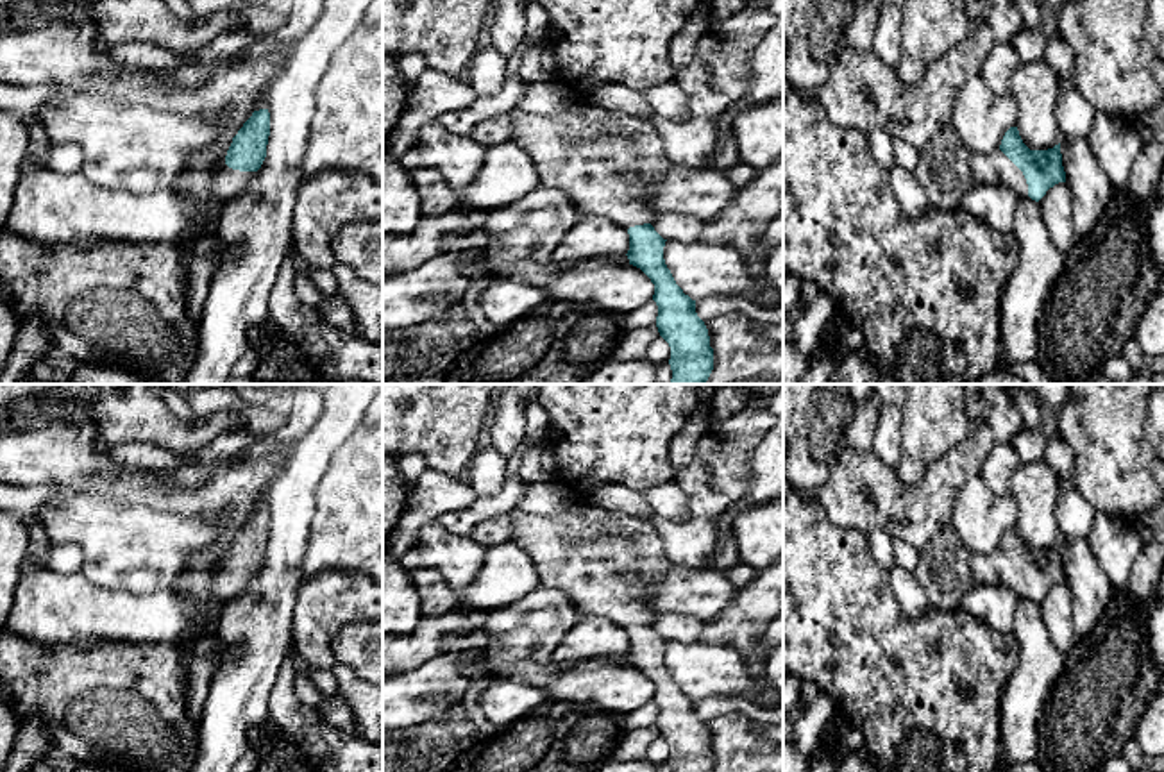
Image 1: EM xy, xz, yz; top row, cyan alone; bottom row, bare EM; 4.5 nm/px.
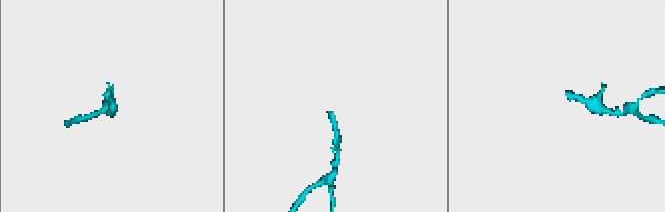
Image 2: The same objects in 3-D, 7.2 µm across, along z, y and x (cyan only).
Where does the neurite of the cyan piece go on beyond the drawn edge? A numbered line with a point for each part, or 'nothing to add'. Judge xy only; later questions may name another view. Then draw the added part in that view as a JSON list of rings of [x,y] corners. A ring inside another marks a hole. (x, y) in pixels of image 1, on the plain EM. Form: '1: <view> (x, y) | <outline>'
1: xy (226, 583) | [[[220,565],[211,574],[211,592],[220,600],[234,600],[247,590],[254,575],[256,572],[240,572]]]

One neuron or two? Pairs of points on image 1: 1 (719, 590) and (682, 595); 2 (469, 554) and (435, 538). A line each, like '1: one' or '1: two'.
1: one
2: one

